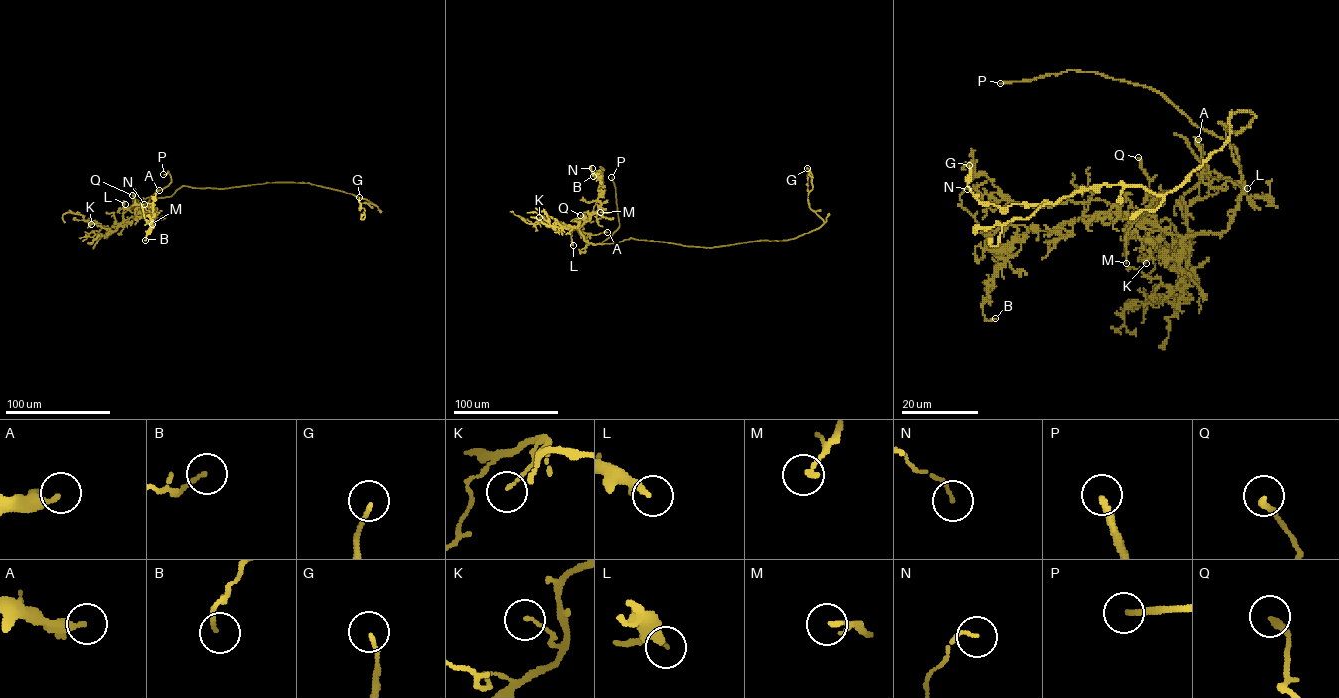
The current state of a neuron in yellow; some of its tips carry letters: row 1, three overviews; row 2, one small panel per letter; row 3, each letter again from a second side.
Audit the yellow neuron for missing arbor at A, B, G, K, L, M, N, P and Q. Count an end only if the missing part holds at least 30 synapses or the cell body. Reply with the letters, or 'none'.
P

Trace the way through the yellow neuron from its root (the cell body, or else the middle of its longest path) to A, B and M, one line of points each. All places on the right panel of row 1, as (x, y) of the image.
A: (1241, 130), (1218, 122), (1242, 177), (1233, 220), (1187, 248), (1187, 208), (1218, 189), (1198, 139)
B: (1241, 130), (1218, 122), (1243, 186), (1226, 230), (1169, 235), (1108, 212), (1029, 230), (986, 292), (995, 318)
M: (1241, 130), (1218, 122), (1243, 186), (1228, 228), (1177, 236), (1126, 218), (1147, 207), (1126, 237), (1126, 263)

